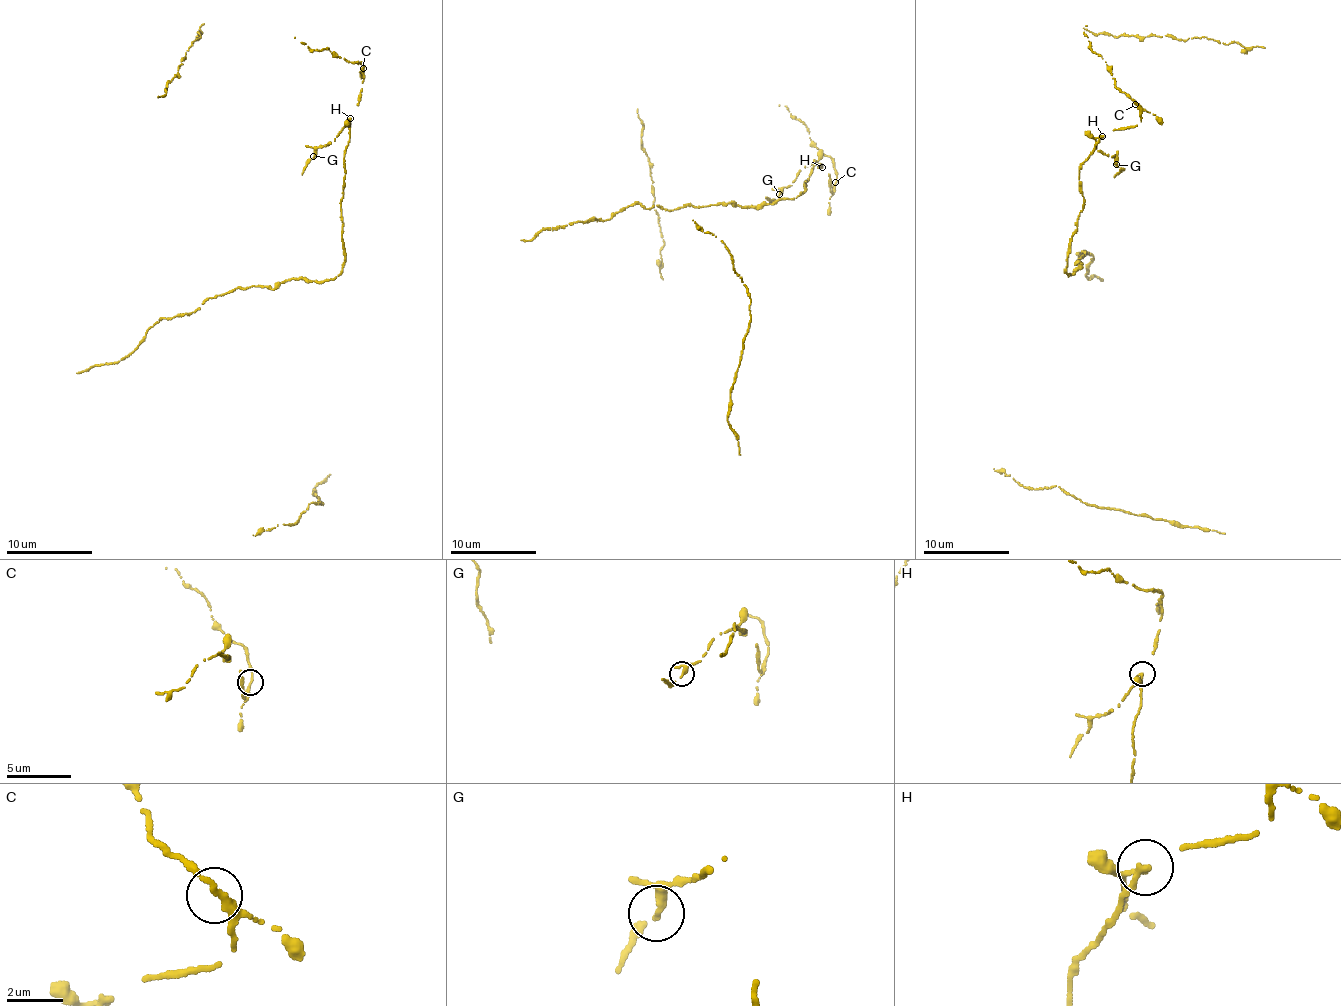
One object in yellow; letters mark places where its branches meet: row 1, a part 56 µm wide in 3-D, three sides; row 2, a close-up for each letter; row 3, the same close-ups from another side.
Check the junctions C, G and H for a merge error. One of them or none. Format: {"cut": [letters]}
{"cut": ["H"]}

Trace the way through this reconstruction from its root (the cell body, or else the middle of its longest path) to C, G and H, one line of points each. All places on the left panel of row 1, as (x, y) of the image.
C: (234, 290), (276, 289), (292, 279), (319, 282), (340, 273), (345, 148), (363, 68)
G: (234, 290), (276, 289), (292, 279), (319, 282), (340, 273), (348, 127), (313, 156)
H: (234, 290), (264, 286), (276, 289), (292, 279), (319, 282), (340, 273), (345, 251), (340, 199), (351, 119)

